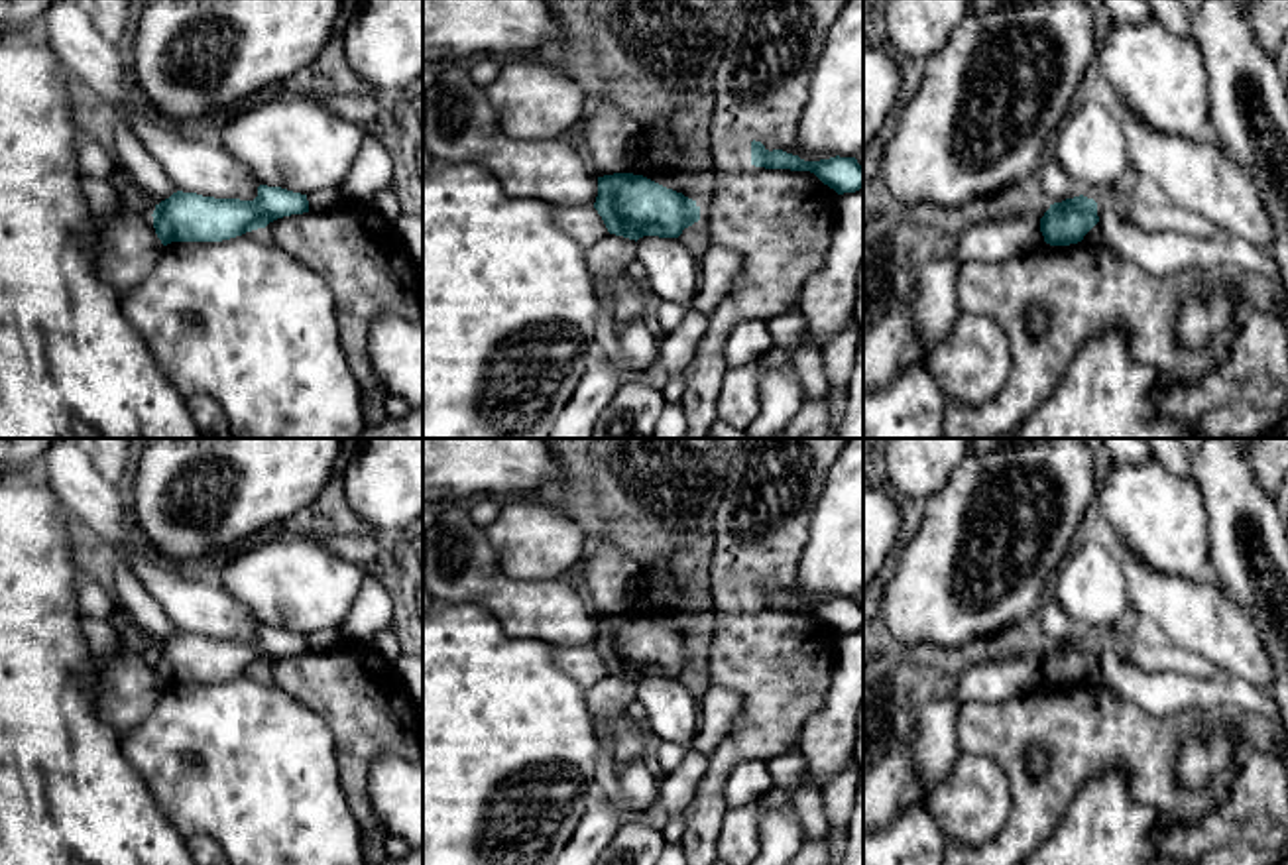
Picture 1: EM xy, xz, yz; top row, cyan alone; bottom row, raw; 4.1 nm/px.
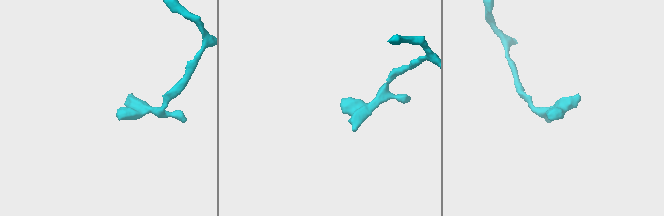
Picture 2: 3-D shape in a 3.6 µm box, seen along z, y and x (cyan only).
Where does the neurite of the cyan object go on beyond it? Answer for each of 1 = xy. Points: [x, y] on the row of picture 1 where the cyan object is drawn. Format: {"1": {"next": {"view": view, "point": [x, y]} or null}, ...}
{"1": {"next": null}}

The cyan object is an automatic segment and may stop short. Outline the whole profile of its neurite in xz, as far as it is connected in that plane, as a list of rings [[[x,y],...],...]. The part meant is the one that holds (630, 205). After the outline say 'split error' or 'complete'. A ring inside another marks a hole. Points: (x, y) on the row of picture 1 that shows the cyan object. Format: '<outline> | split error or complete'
[[[633,173],[598,177],[594,208],[610,234],[635,242],[643,236],[678,238],[700,220],[696,201]]] | complete

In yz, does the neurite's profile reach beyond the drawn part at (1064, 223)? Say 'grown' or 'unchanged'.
unchanged

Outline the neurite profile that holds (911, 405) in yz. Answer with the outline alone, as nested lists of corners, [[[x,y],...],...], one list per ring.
[[[1025,214],[969,226],[958,248],[928,261],[912,299],[912,326],[924,354],[889,383],[863,391],[863,438],[944,438],[946,395],[928,372],[932,352],[962,313],[958,273],[964,261],[1007,261],[1038,250],[1040,218]]]

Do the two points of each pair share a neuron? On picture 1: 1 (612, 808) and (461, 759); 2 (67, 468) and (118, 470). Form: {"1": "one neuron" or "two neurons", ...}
{"1": "two neurons", "2": "two neurons"}

